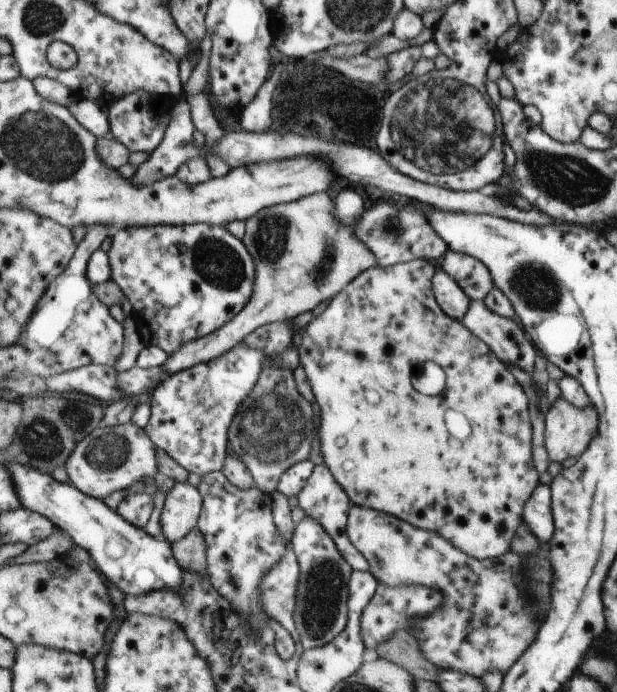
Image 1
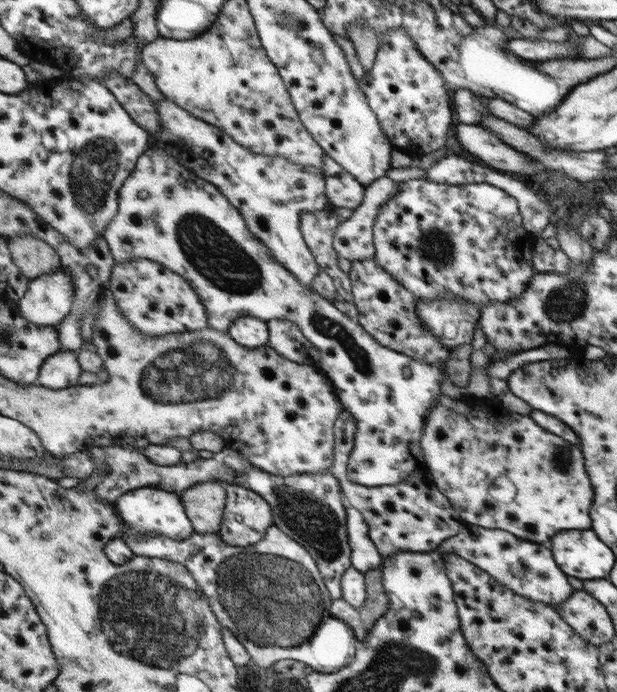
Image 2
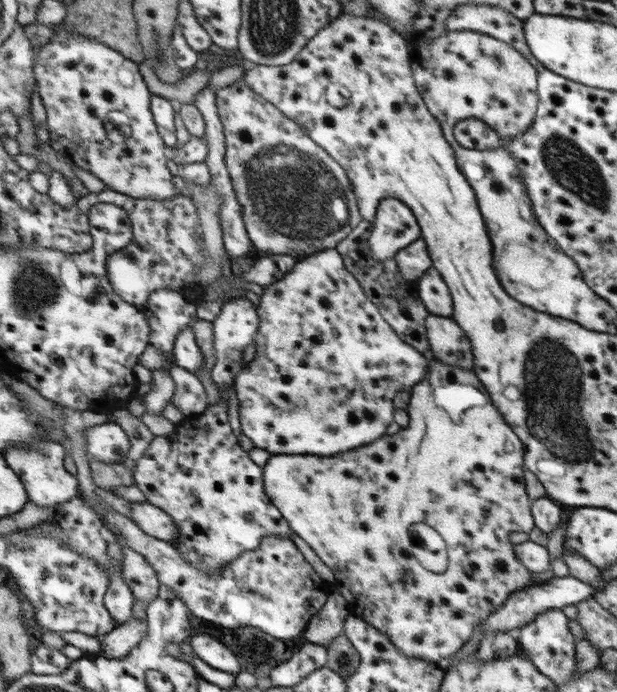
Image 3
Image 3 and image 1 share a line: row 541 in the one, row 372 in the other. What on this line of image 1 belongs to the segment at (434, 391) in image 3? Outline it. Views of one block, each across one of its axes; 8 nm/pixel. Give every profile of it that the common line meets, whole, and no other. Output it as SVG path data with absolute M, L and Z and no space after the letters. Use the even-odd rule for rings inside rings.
M417 259L386 267L380 267L377 264L359 274L337 296L328 300L328 304L321 314L312 317L309 321L303 336L301 336L301 344L297 351L298 364L305 372L309 388L315 398L315 405L319 406L317 413L319 414L321 458L333 475L335 482L338 482L339 486L346 491L351 504L390 514L410 523L411 526L438 534L441 538L447 539L451 546L479 561L486 558L497 558L499 554L503 554L507 550L509 538L513 536L515 528L519 526L519 514L523 516L523 506L526 505L527 498L537 488L537 472L531 466L531 436L529 436L531 426L529 426L529 418L527 418L527 398L523 396L521 386L513 380L513 376L507 372L507 368L497 358L489 358L489 362L485 364L485 372L481 372L481 378L471 388L457 392L457 402L455 402L455 386L451 386L451 380L457 382L455 380L457 372L451 364L455 364L457 354L459 354L459 358L463 354L469 358L471 356L469 348L487 348L487 345L482 340L477 340L475 335L471 336L463 324L447 316L437 306L437 302L431 294L431 278L434 277L435 267L434 263L426 259ZM425 361L437 363L445 372L445 386L437 396L421 394L413 390L411 386L409 378L411 366Z

